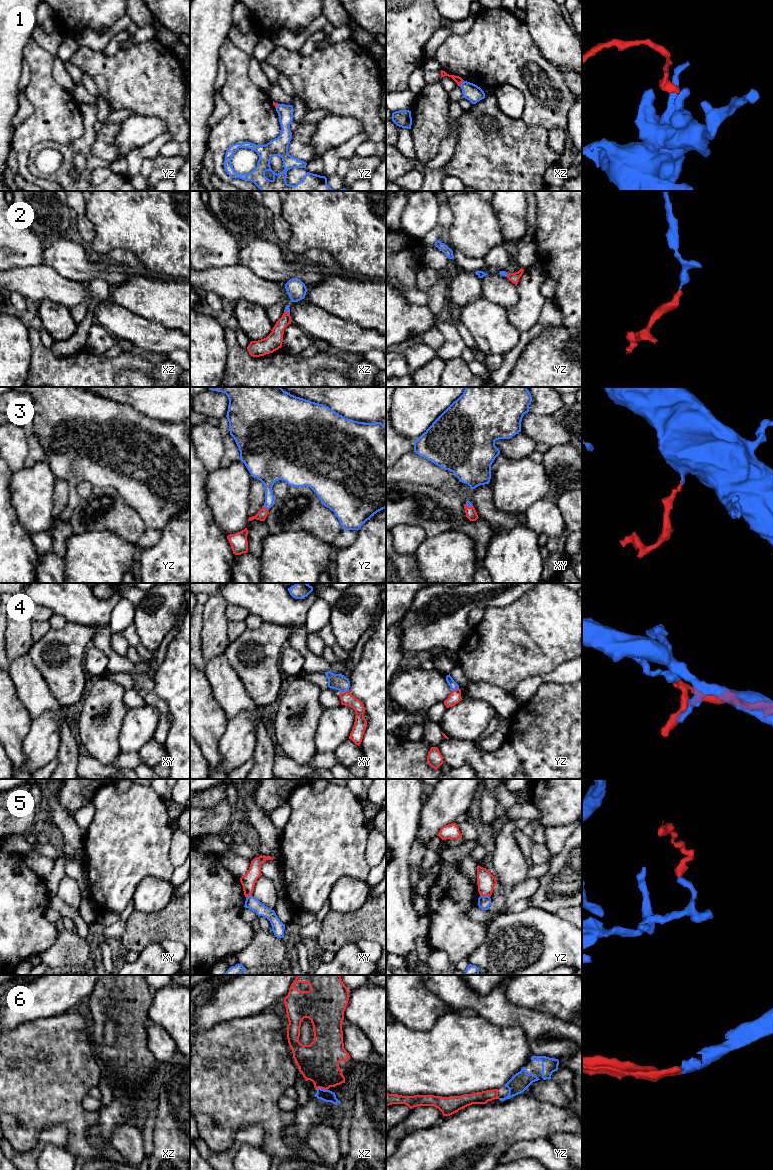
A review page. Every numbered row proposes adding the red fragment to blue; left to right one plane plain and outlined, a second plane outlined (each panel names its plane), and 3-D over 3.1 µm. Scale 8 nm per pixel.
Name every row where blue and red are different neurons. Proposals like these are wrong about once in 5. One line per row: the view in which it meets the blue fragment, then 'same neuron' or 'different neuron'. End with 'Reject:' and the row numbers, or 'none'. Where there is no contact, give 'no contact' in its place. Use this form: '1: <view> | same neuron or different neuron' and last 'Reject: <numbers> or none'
1: xz | different neuron
2: xz | same neuron
3: yz | same neuron
4: xy | same neuron
5: yz | different neuron
6: xz | same neuron
Reject: 1, 5

